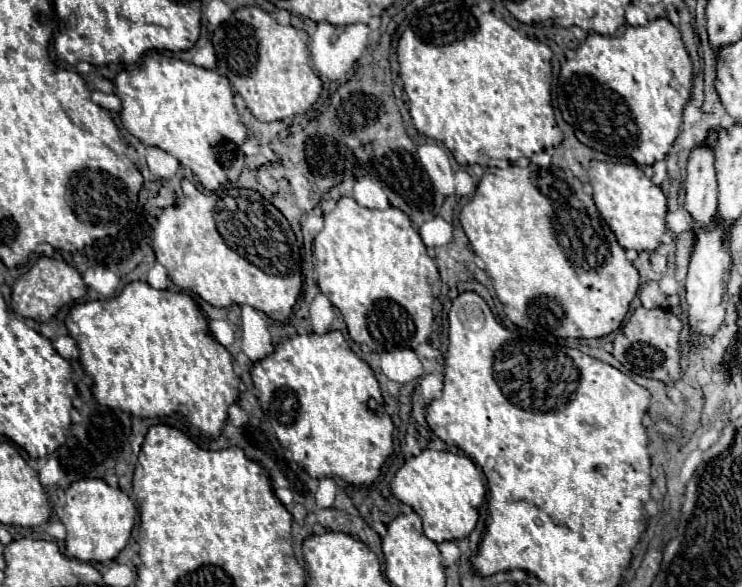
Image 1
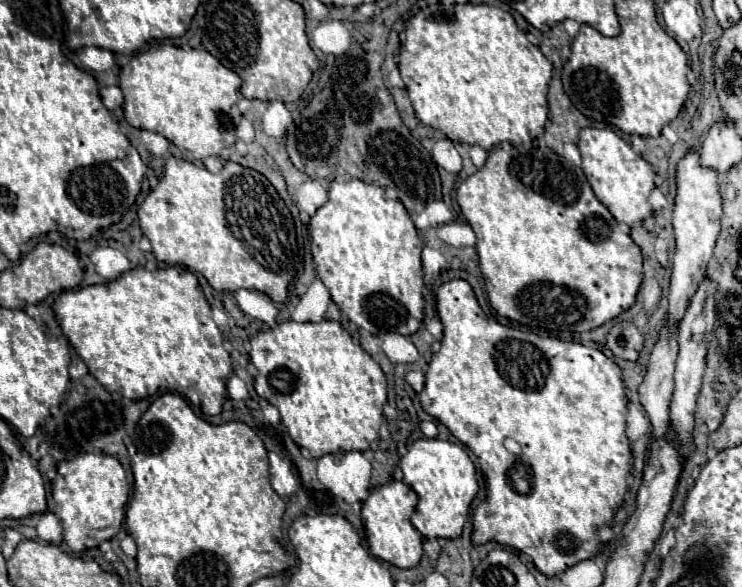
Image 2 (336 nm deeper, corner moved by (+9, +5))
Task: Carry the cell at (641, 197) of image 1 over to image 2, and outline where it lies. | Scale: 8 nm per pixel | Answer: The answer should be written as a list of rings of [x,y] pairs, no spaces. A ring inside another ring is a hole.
[[[582,129],[578,149],[582,155],[582,171],[594,195],[608,207],[618,223],[632,227],[652,215],[650,193],[654,189],[654,169],[632,151],[632,147],[614,129]]]

